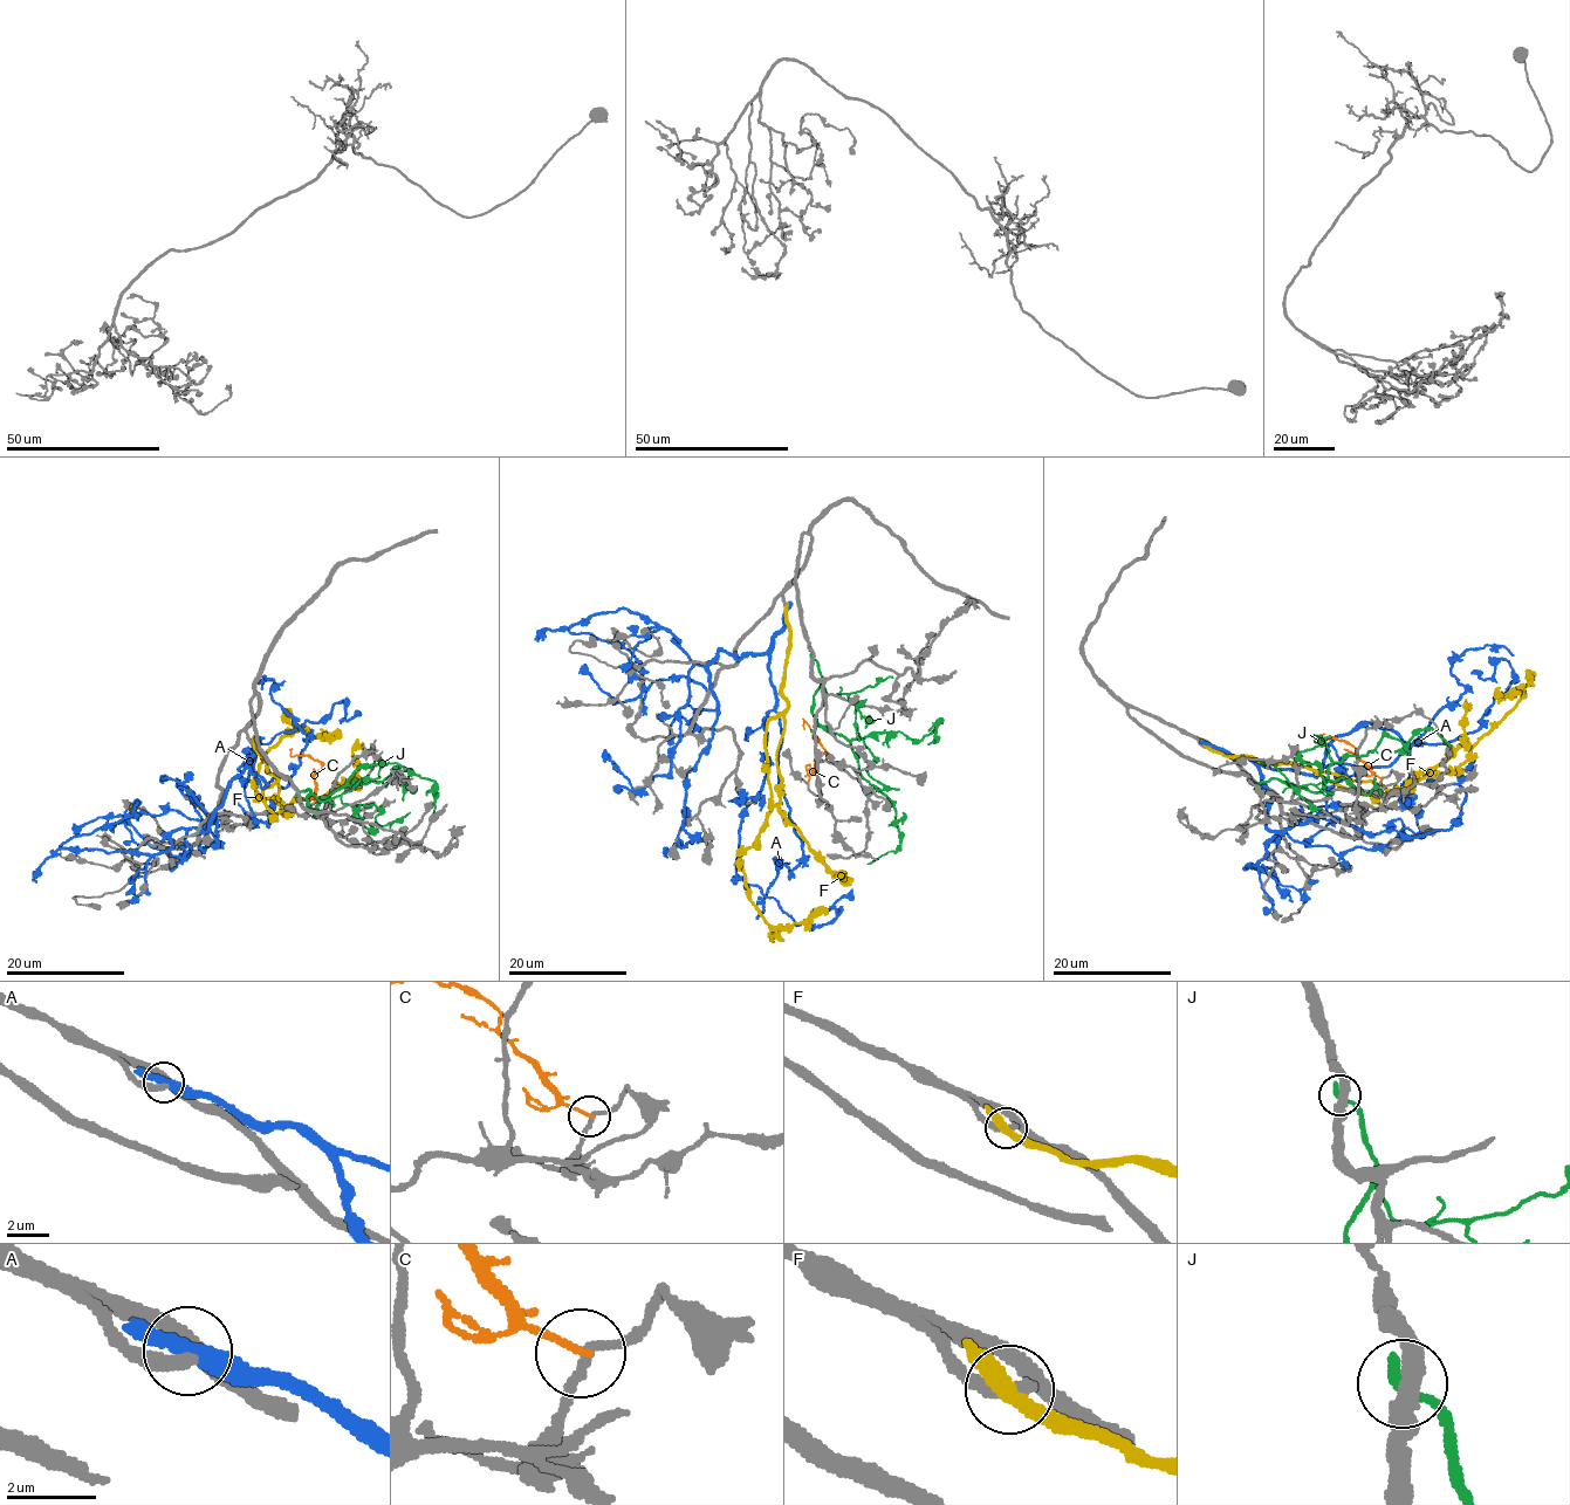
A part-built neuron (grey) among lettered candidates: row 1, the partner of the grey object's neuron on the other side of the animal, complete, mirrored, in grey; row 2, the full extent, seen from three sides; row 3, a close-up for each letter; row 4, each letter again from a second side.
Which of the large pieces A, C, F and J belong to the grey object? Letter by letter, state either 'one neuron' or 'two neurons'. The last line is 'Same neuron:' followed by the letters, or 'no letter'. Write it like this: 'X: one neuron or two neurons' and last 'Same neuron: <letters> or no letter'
A: two neurons
C: two neurons
F: two neurons
J: two neurons
Same neuron: no letter

